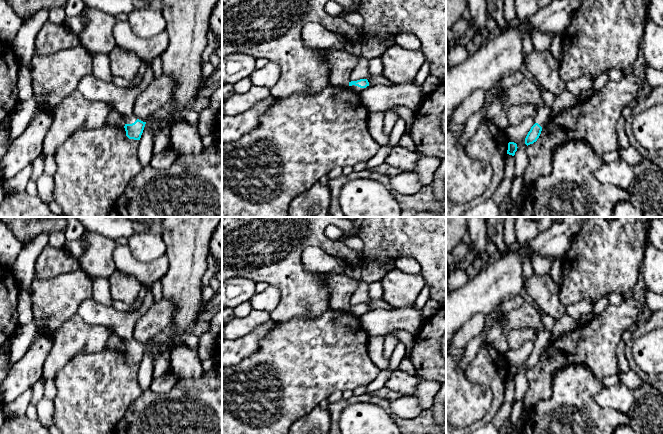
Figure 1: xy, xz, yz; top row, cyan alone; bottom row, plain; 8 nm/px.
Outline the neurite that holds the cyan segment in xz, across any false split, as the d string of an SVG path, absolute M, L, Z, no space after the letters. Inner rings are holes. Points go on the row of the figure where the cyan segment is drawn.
M360 79L357 81L351 81L349 82L349 86L352 90L354 90L356 93L360 94L360 92L369 86L369 82L367 79Z

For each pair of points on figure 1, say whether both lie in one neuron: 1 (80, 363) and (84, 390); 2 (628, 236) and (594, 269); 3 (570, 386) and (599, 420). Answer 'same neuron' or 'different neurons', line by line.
1: same neuron
2: same neuron
3: same neuron

